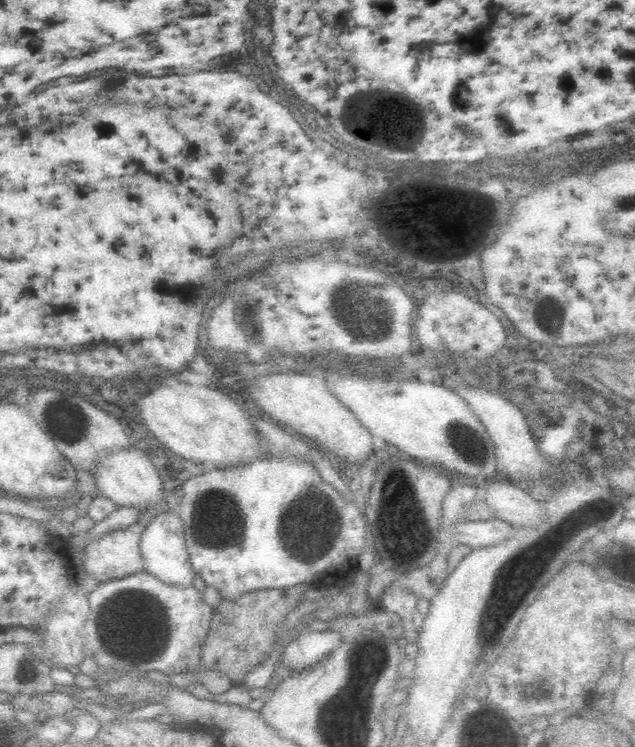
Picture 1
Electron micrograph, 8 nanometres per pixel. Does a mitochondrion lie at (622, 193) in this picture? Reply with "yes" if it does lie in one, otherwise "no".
yes

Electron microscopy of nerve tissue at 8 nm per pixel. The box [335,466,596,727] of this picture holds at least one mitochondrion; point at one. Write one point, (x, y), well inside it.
(500, 602)

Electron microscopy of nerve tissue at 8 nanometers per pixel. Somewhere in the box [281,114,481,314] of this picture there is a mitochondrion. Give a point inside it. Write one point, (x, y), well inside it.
(413, 148)

